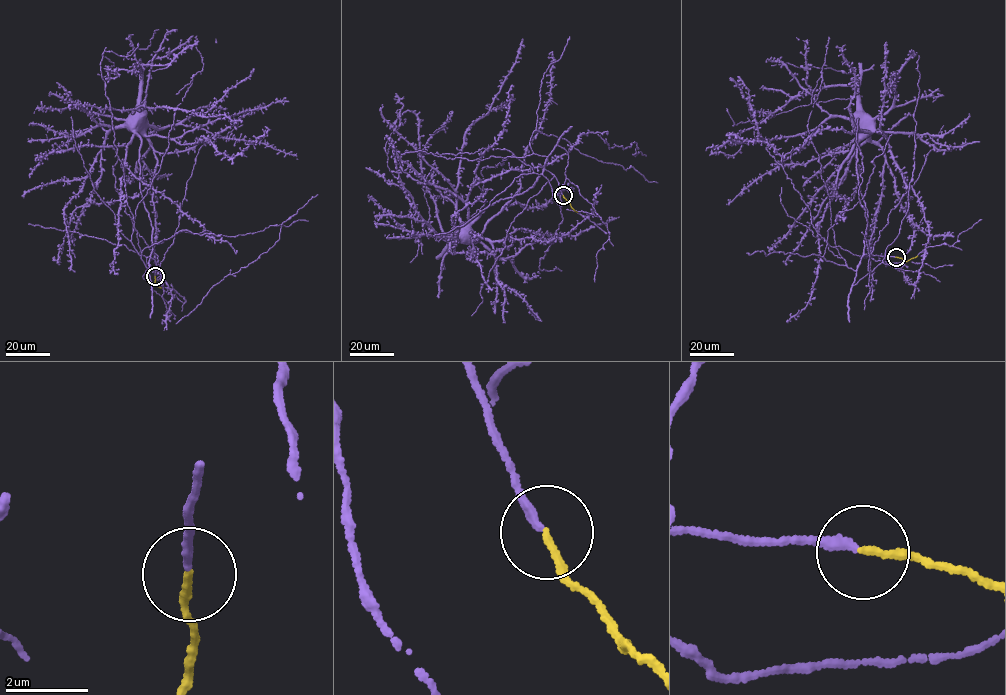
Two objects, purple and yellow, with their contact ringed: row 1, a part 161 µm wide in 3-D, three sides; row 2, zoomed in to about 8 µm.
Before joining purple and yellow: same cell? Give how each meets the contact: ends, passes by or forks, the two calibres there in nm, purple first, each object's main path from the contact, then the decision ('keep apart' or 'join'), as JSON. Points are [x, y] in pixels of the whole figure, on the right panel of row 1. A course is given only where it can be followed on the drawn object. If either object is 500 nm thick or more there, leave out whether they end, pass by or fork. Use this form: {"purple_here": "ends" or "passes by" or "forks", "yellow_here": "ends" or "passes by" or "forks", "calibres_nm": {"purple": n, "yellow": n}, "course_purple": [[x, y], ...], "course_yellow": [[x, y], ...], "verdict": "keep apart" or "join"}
{"purple_here": "ends", "yellow_here": "ends", "calibres_nm": {"purple": 200, "yellow": 170}, "course_purple": [[895, 257], [864, 254], [867, 210], [859, 192], [856, 168], [862, 118]], "course_yellow": [[895, 257], [906, 261], [917, 255]], "verdict": "join"}

